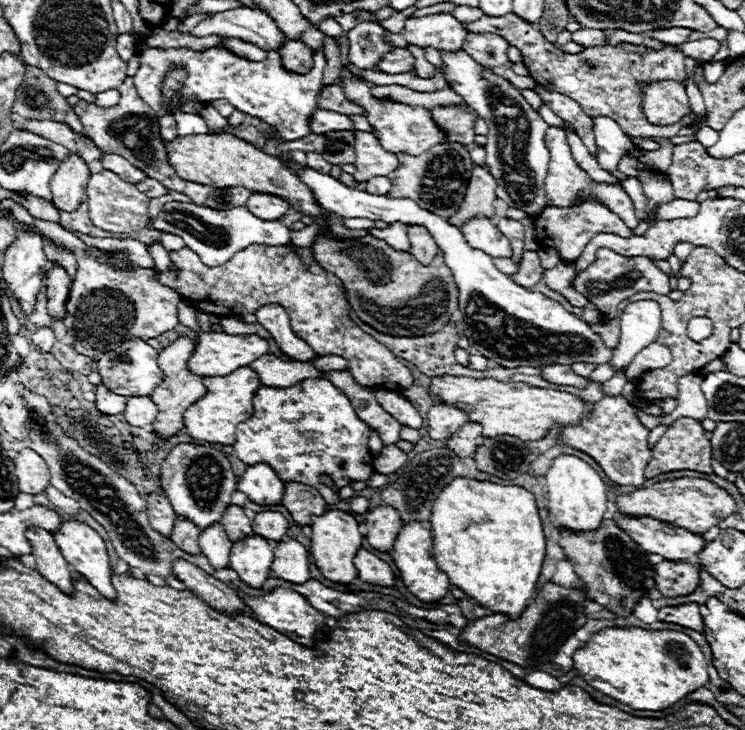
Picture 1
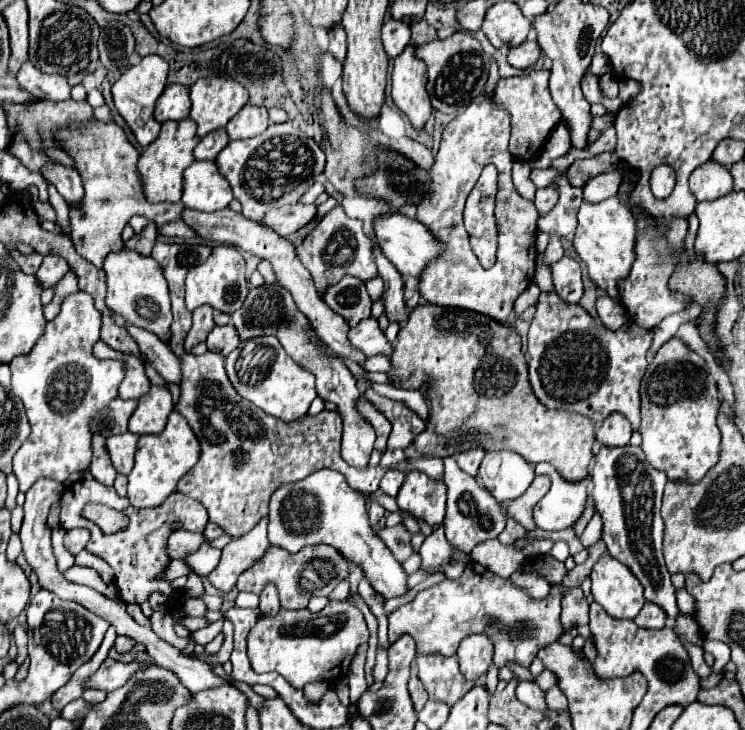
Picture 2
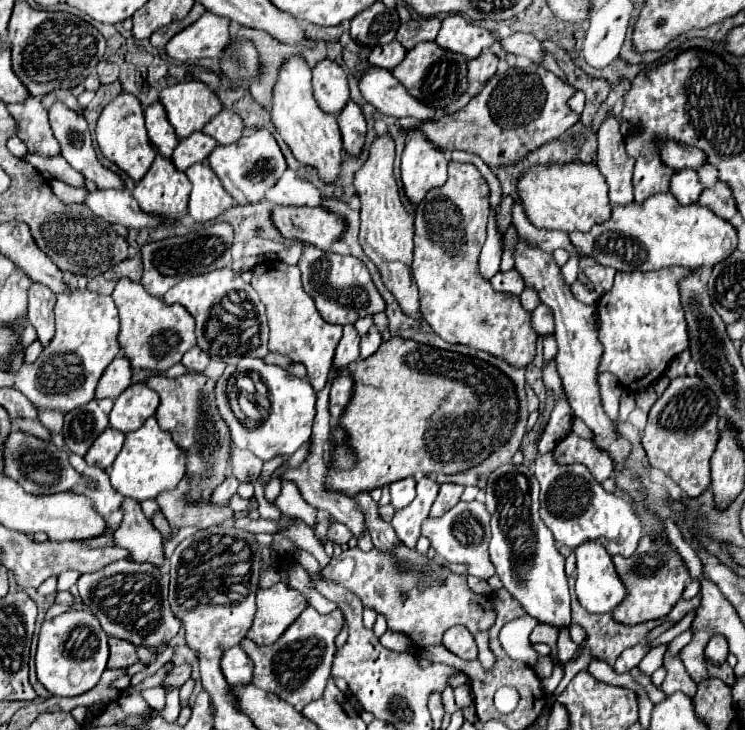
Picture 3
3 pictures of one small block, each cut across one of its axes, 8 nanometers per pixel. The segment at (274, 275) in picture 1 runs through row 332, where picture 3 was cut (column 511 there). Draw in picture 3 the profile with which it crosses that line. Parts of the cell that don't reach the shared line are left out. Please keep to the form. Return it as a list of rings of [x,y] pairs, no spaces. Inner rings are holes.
[[[448,162],[448,180],[442,188],[430,190],[420,206],[416,206],[416,236],[414,236],[414,262],[412,278],[420,292],[420,310],[430,328],[450,344],[464,344],[474,350],[488,352],[496,358],[506,360],[510,366],[526,368],[536,354],[536,340],[530,326],[530,312],[522,310],[522,304],[516,296],[494,292],[490,282],[482,280],[478,274],[478,256],[486,240],[486,224],[490,216],[490,188],[484,176],[474,164],[466,162]]]

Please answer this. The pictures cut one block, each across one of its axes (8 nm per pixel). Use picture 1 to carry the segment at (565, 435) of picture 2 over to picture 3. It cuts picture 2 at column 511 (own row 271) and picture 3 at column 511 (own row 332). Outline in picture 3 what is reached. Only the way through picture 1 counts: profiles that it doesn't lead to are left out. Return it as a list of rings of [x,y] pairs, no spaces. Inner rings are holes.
[[[390,338],[370,358],[350,364],[348,370],[354,380],[354,394],[344,408],[338,426],[346,432],[346,444],[350,444],[350,450],[356,456],[356,466],[352,470],[328,468],[324,486],[330,492],[356,496],[408,476],[426,476],[432,472],[456,474],[468,470],[502,446],[518,420],[518,404],[510,380],[504,374],[498,374],[494,366],[476,358],[436,350],[418,342],[406,342],[402,338]]]

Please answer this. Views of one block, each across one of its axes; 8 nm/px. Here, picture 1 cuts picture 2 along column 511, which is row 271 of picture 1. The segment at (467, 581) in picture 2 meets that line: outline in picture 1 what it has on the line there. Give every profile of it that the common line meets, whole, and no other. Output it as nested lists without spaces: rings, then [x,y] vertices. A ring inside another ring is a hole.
[[[600,248],[596,252],[596,260],[594,264],[590,264],[586,270],[582,270],[578,274],[578,278],[574,280],[574,288],[584,294],[604,316],[604,320],[612,320],[618,314],[618,304],[638,292],[656,292],[656,294],[670,294],[670,284],[668,284],[668,274],[664,274],[662,270],[658,270],[650,258],[646,256],[636,256],[636,258],[628,258],[628,256],[620,256],[608,248]]]

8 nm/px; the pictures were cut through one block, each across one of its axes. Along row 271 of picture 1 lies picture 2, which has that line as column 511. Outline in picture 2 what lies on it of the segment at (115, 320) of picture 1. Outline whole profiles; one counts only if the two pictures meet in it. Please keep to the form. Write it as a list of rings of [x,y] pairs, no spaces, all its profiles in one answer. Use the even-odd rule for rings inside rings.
[[[536,70],[536,72],[526,72],[526,74],[520,74],[520,76],[512,76],[512,78],[502,78],[496,84],[494,100],[502,108],[506,108],[510,112],[510,116],[512,116],[510,148],[512,148],[512,154],[516,158],[520,158],[520,160],[526,160],[524,154],[528,154],[528,152],[532,152],[532,154],[540,152],[540,148],[546,142],[548,134],[562,120],[558,106],[550,98],[548,78],[550,78],[548,70]]]

